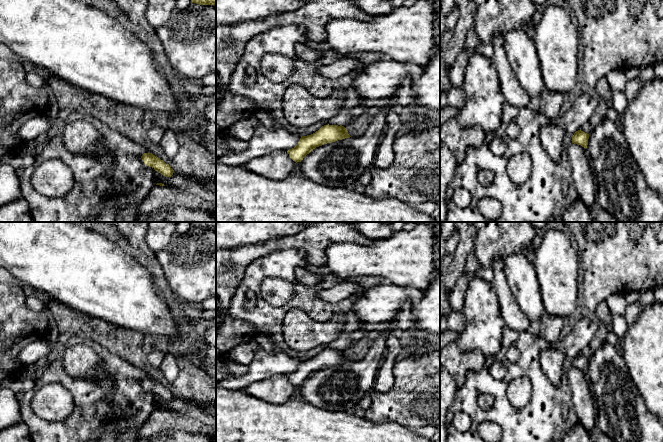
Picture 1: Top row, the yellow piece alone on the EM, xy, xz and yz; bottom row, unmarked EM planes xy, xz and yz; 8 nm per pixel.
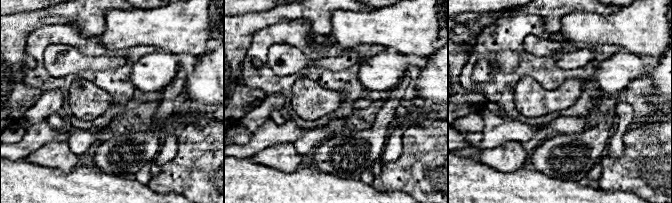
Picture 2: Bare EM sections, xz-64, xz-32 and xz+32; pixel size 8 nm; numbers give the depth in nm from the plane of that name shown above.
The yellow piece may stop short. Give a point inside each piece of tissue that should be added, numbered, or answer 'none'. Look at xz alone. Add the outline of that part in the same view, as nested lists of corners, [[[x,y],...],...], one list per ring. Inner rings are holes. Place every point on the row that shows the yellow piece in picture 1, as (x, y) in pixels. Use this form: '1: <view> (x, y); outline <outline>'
none

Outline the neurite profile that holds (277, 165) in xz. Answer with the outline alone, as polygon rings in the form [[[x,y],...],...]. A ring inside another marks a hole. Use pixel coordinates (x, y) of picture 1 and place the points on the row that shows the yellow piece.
[[[279,150],[255,157],[242,167],[269,179],[283,180],[292,175],[295,165],[287,151]]]

